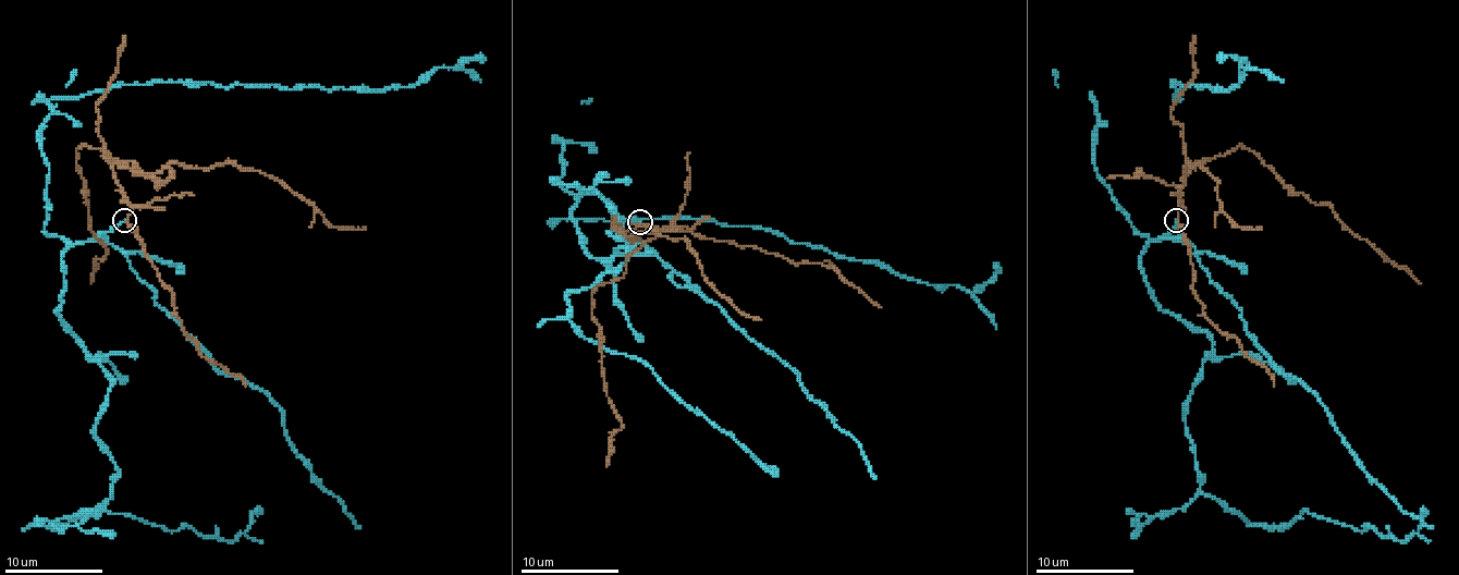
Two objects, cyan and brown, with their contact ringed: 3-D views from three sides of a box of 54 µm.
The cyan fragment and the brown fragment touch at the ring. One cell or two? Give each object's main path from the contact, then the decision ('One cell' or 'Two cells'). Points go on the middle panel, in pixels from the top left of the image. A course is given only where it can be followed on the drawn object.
Course of cyan: (640, 221), (577, 187), (593, 258), (623, 248), (611, 231), (633, 243), (567, 297), (569, 321), (777, 472). Course of brown: (640, 223), (628, 231), (656, 236), (626, 260), (621, 278), (591, 295), (607, 395), (621, 423), (607, 466). Two cells

